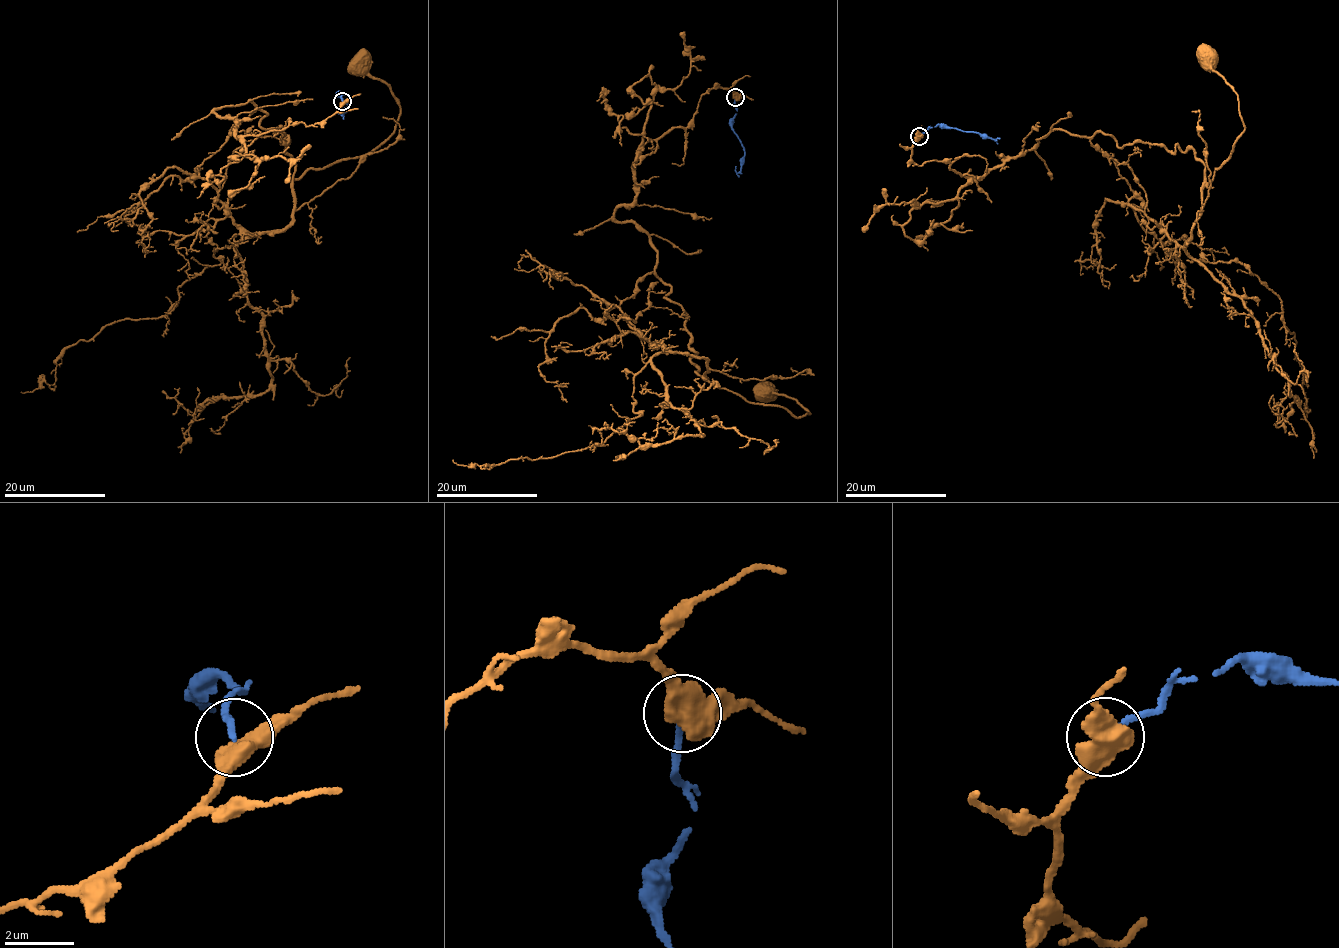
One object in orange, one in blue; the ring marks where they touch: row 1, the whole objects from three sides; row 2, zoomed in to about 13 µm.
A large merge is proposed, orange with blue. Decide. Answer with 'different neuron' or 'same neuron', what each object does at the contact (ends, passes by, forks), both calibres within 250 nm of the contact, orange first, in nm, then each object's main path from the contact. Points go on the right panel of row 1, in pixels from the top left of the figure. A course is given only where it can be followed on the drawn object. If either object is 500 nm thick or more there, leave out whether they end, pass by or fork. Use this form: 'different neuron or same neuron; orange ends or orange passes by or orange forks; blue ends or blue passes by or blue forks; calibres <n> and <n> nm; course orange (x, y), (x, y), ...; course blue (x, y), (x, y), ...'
different neuron; calibres 600 and 160 nm; course orange (919, 136), (912, 162), (979, 178), (1054, 129), (1101, 131), (1192, 149), (1208, 182), (1244, 129), (1209, 57); course blue (919, 136), (929, 127), (939, 125), (985, 134), (996, 140), (988, 138)

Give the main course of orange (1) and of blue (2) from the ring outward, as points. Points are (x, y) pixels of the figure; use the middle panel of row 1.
1: (735, 97), (710, 89), (642, 148), (615, 218), (649, 238), (697, 373), (810, 413), (767, 393)
2: (735, 97), (737, 108), (732, 129), (745, 151), (737, 173), (736, 166)

